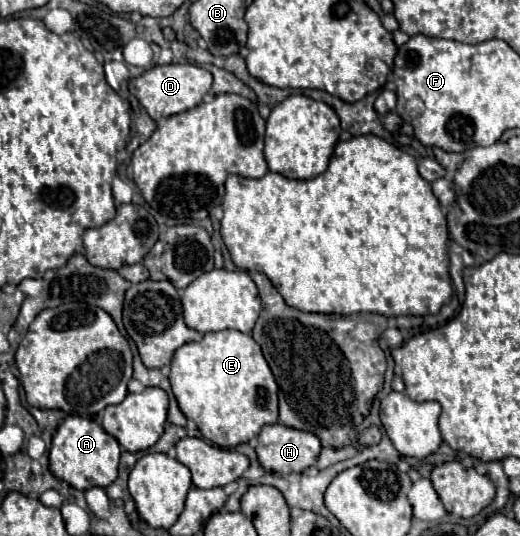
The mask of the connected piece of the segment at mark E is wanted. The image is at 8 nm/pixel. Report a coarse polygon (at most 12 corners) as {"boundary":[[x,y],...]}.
{"boundary":[[205,333],[169,373],[219,447],[277,421],[277,383],[249,333]]}

